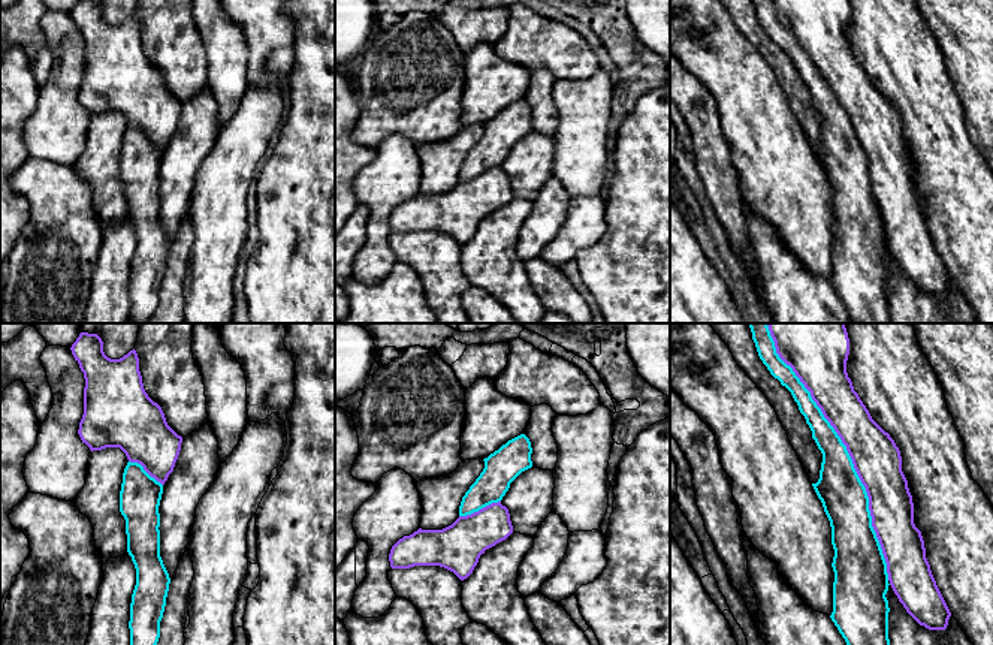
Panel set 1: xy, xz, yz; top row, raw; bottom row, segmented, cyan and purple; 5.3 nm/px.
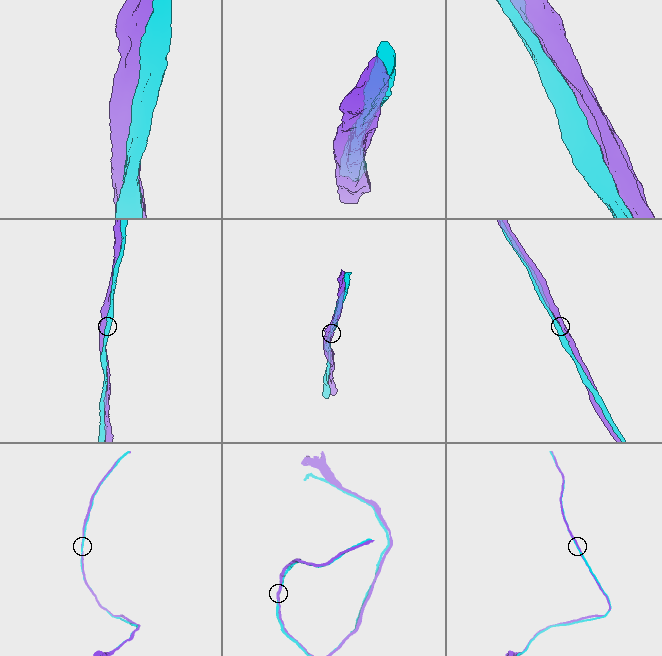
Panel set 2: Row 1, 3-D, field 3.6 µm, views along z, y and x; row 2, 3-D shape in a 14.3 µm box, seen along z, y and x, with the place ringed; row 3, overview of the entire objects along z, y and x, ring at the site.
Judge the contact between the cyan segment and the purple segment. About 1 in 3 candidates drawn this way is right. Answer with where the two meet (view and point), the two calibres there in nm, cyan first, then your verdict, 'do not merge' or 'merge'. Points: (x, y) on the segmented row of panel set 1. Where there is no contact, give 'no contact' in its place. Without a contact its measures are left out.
meets cyan in yz at (847, 452); 240 nm thick on the cyan side, 260 nm on the other; do not merge

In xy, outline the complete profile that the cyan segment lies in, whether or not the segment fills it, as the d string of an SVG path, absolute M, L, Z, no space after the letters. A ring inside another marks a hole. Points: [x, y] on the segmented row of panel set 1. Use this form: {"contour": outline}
{"contour": "M127 462L120 491L127 552L136 569L130 603L130 645L157 645L170 578L160 557L159 506L163 485L141 464Z"}

